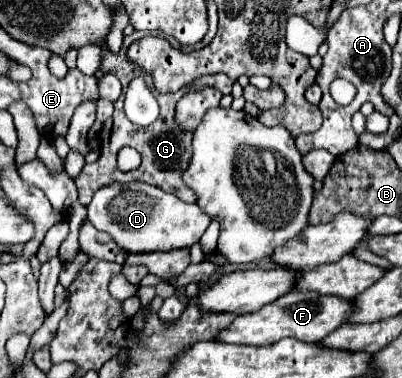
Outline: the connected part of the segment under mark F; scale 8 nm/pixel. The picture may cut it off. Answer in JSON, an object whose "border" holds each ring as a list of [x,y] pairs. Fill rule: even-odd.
{"border":[[[289,291],[287,295],[275,299],[269,305],[263,305],[263,309],[253,313],[237,315],[219,335],[215,341],[221,343],[243,343],[243,345],[273,345],[275,341],[283,337],[293,337],[305,343],[319,343],[323,337],[327,337],[331,331],[341,327],[341,323],[351,315],[351,301],[337,299],[337,297],[325,297],[317,293],[299,293]]]}

